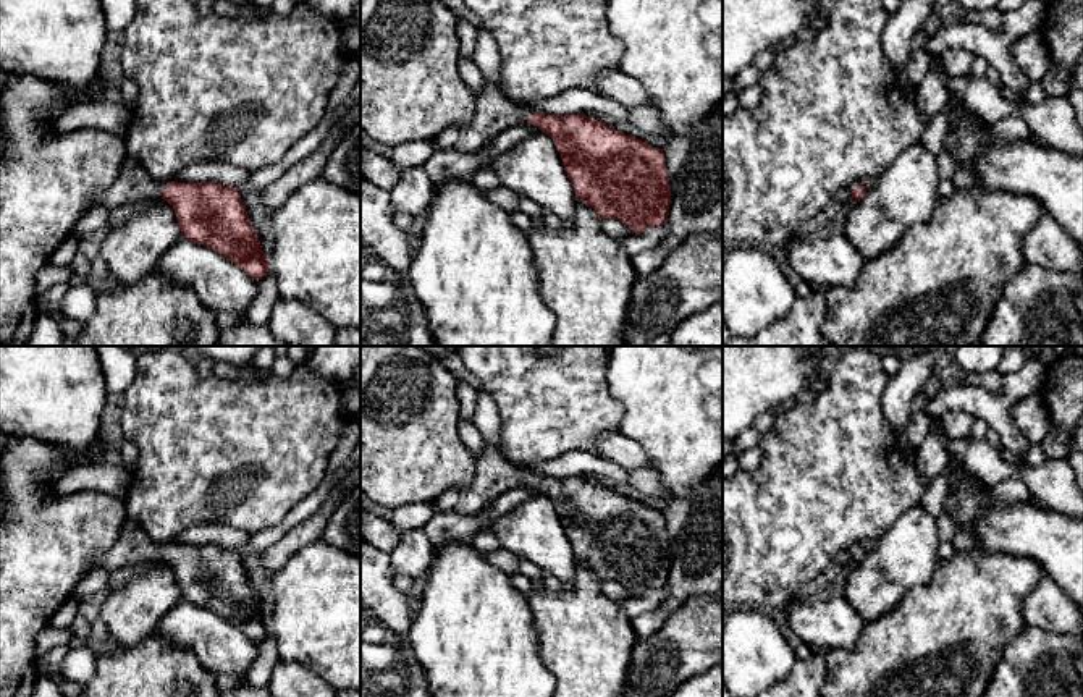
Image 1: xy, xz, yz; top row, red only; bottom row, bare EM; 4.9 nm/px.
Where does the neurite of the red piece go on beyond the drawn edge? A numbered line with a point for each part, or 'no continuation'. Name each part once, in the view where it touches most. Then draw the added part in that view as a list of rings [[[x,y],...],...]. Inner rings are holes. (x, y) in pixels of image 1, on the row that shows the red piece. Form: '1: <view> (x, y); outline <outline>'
1: xy (133, 185); outline [[[126,155],[113,184],[92,197],[94,205],[110,210],[129,202],[158,201],[166,189],[166,183],[154,181],[139,162]]]

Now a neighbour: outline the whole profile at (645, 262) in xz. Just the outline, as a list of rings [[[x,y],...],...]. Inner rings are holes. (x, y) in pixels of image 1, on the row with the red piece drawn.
[[[655,247],[630,256],[630,262],[638,277],[648,277],[666,260],[668,254],[668,251]]]

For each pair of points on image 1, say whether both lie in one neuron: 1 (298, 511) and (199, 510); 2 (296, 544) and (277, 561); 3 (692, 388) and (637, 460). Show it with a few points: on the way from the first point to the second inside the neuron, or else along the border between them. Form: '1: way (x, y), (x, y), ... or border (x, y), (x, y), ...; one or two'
1: border (317, 485), (278, 523), (257, 532); two
2: way (291, 545), (280, 557); one
3: border (618, 432), (636, 440), (644, 448), (652, 468); two

